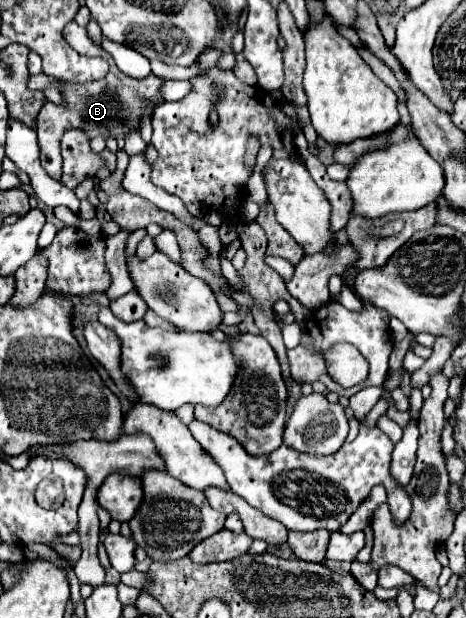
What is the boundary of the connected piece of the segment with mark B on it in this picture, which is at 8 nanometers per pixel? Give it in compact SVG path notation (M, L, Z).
M69 22L63 30L63 38L79 52L85 56L101 56L109 62L109 74L97 82L85 82L85 84L71 84L71 82L61 82L61 96L63 96L63 104L53 104L53 102L45 102L35 118L37 122L37 136L40 146L40 161L43 168L53 178L53 180L61 180L61 134L65 134L65 130L83 130L89 138L95 136L103 136L105 140L109 136L113 136L115 140L125 138L131 130L141 130L141 120L143 116L149 112L153 112L157 108L157 104L163 102L161 96L161 86L163 86L163 78L157 78L155 74L149 74L147 78L131 78L127 74L123 74L117 64L113 62L113 58L99 46L95 44L89 34L87 28L79 26L77 22Z

